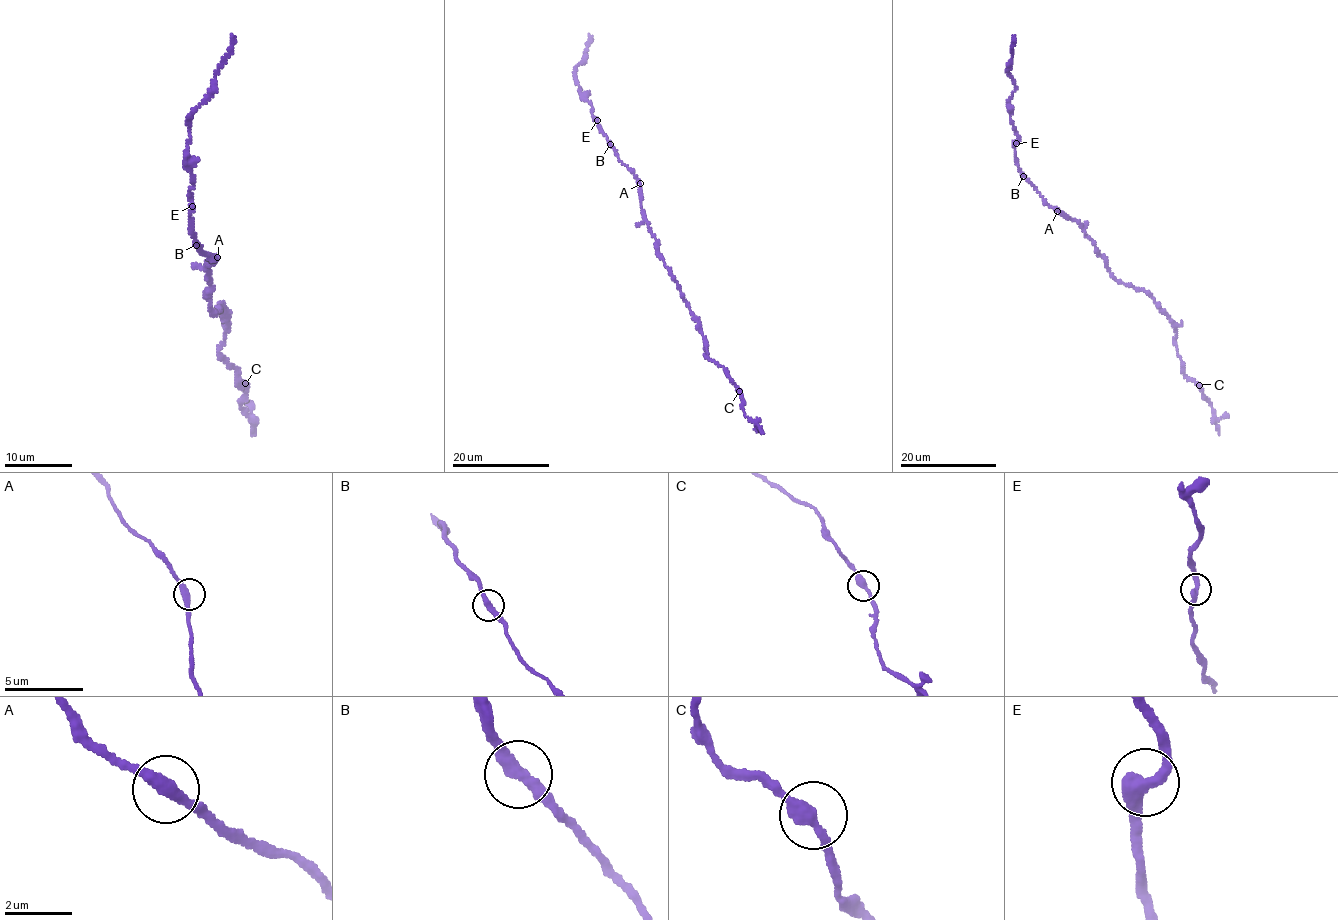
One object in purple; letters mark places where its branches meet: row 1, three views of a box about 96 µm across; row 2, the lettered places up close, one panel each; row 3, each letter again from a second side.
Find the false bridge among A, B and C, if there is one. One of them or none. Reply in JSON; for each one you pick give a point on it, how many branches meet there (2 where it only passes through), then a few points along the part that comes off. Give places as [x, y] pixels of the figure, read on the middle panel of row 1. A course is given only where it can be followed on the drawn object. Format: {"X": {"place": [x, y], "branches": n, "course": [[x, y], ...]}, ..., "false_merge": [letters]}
{"false_merge": []}

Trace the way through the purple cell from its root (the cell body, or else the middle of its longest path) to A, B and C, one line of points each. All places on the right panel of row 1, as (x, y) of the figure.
A: (1084, 232), (1078, 223), (1057, 211)
B: (1084, 232), (1074, 220), (1051, 207), (1023, 176)
C: (1084, 232), (1111, 275), (1146, 291), (1166, 315), (1177, 335), (1174, 343), (1183, 373), (1199, 385)

